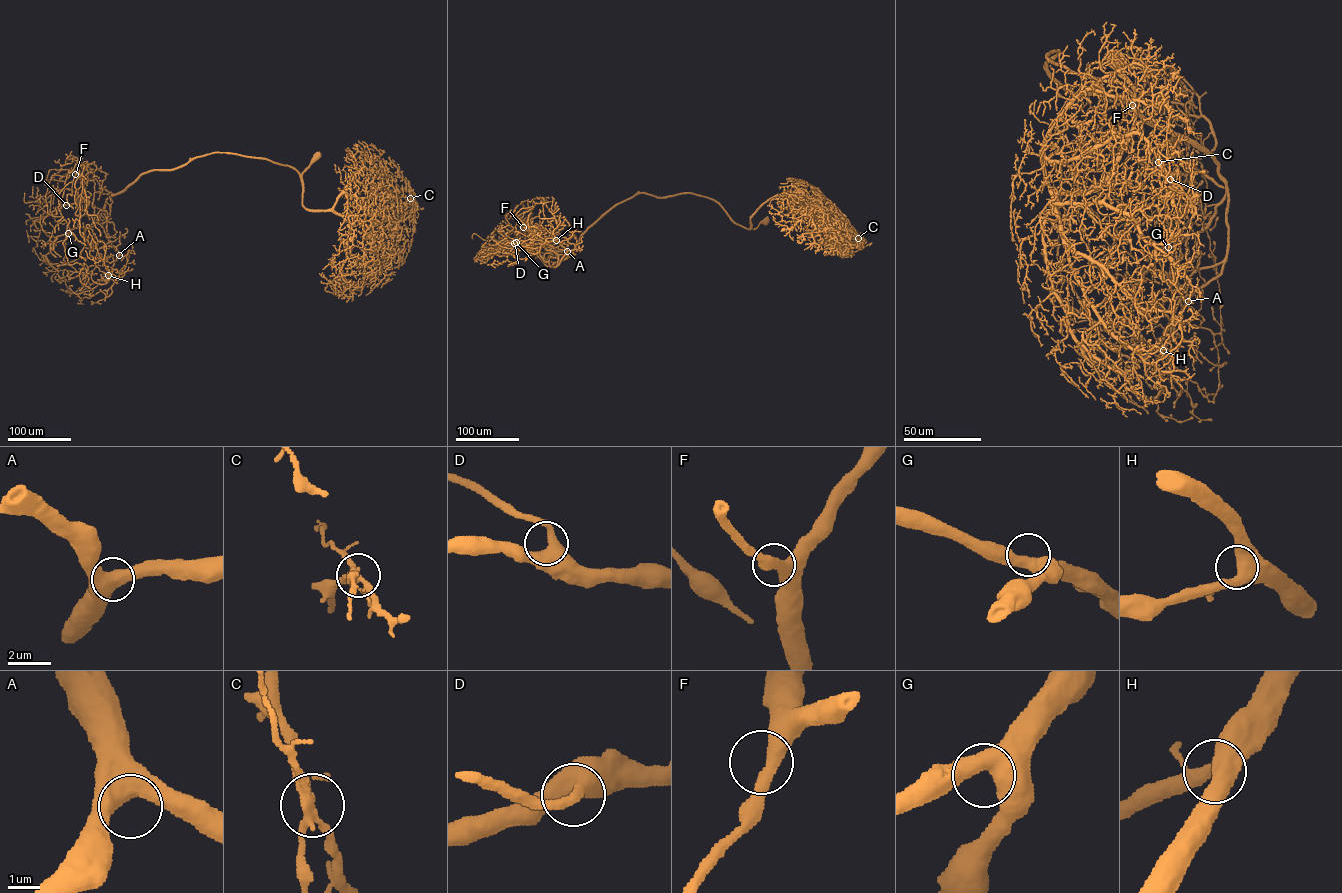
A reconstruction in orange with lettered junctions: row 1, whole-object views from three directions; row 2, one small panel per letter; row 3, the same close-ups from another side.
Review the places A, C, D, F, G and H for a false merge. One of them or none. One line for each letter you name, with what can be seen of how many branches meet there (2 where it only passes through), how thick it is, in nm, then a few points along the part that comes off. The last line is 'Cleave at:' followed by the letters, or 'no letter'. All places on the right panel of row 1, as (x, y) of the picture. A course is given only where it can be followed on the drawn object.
C: Branches: 5. Thickness 240 nm. Course of the part to remove: (1158, 162), (1165, 186), (1189, 199), (1204, 195), (1115, 189), (1075, 170), (1073, 144), (1096, 113), (1099, 80)
Cleave at: C

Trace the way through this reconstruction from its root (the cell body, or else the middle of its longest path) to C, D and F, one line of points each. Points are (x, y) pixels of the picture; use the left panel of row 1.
C: (317, 155), (302, 174), (306, 208), (329, 210), (343, 193), (367, 197), (381, 186), (408, 191), (410, 198)
D: (317, 155), (301, 175), (264, 159), (210, 153), (174, 169), (145, 172), (102, 208), (86, 200), (66, 205)
F: (317, 155), (301, 175), (264, 159), (210, 153), (174, 169), (148, 171), (116, 194), (76, 170), (75, 174)

